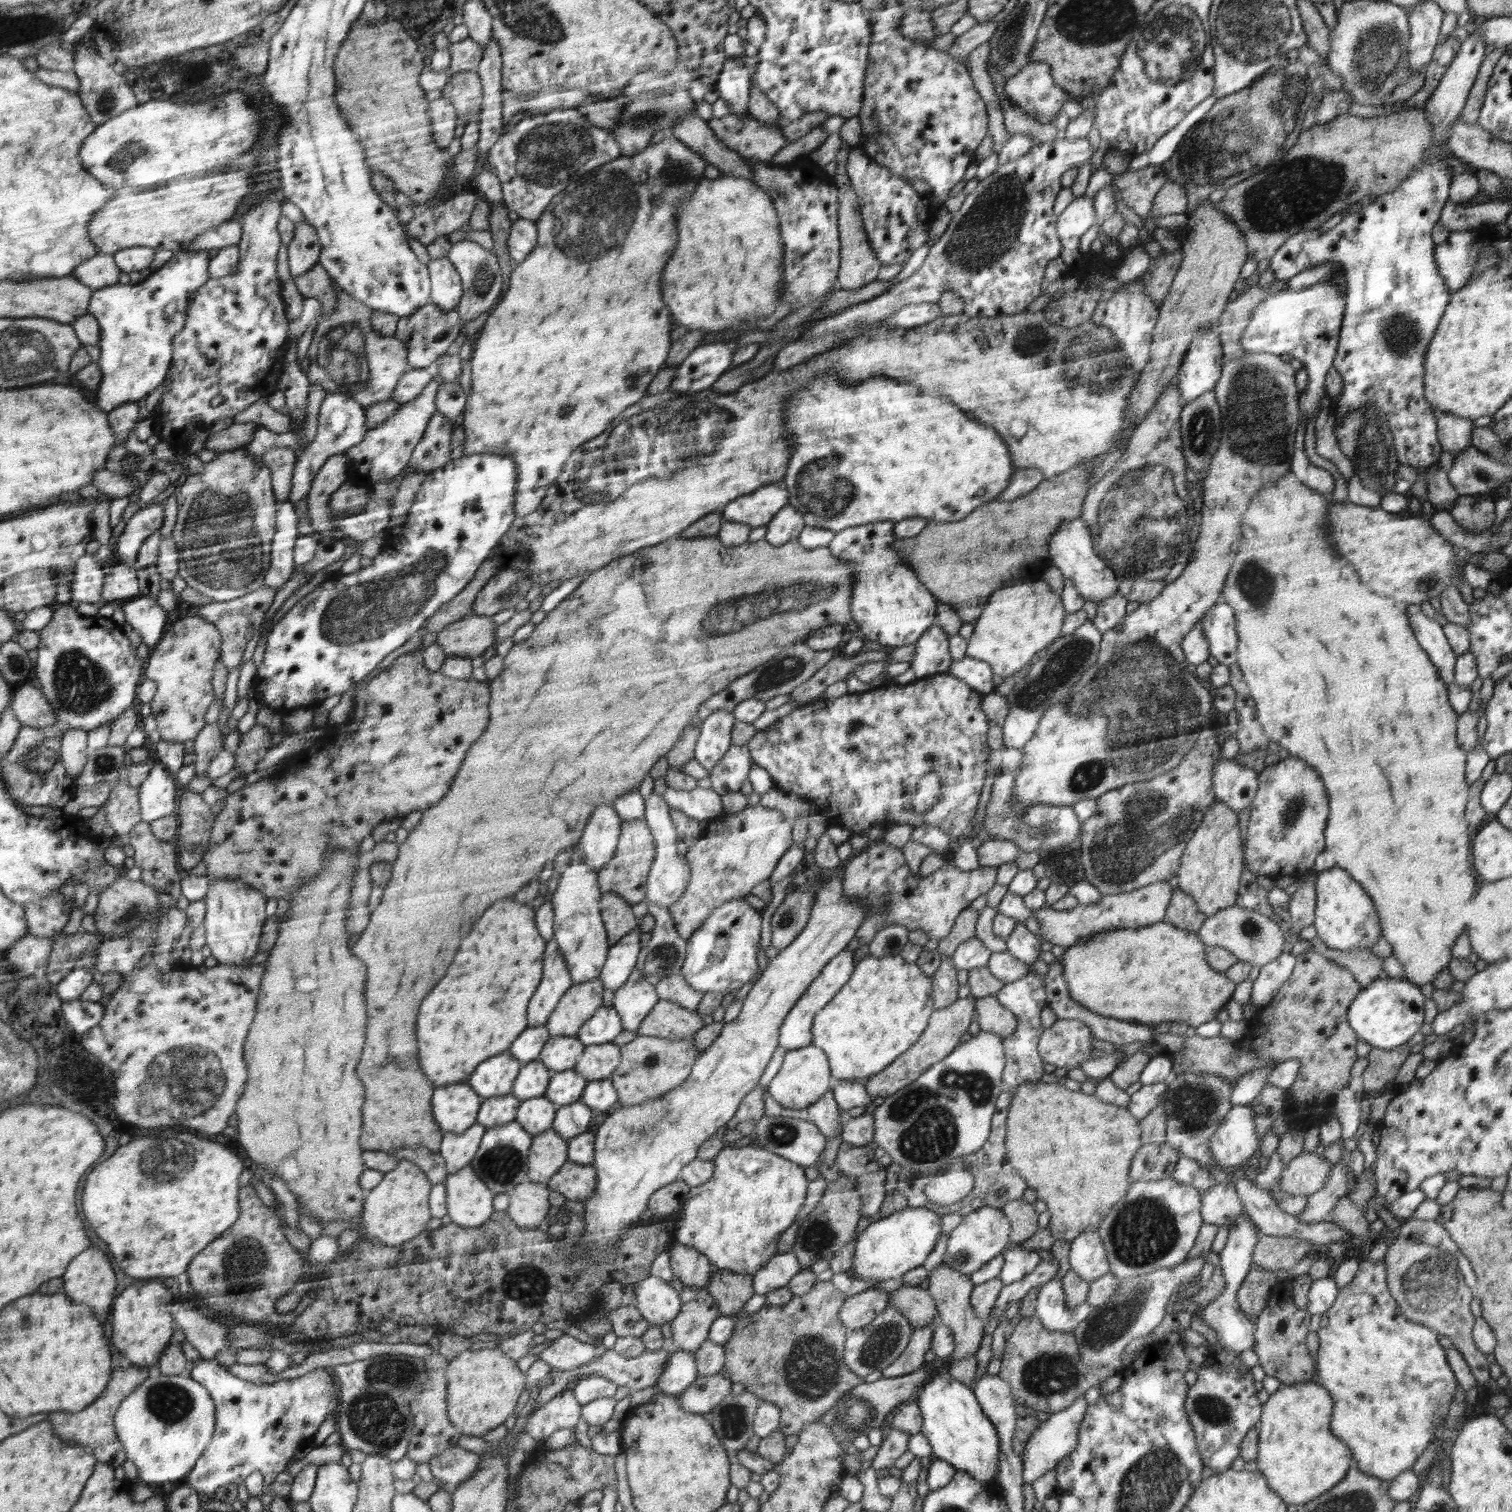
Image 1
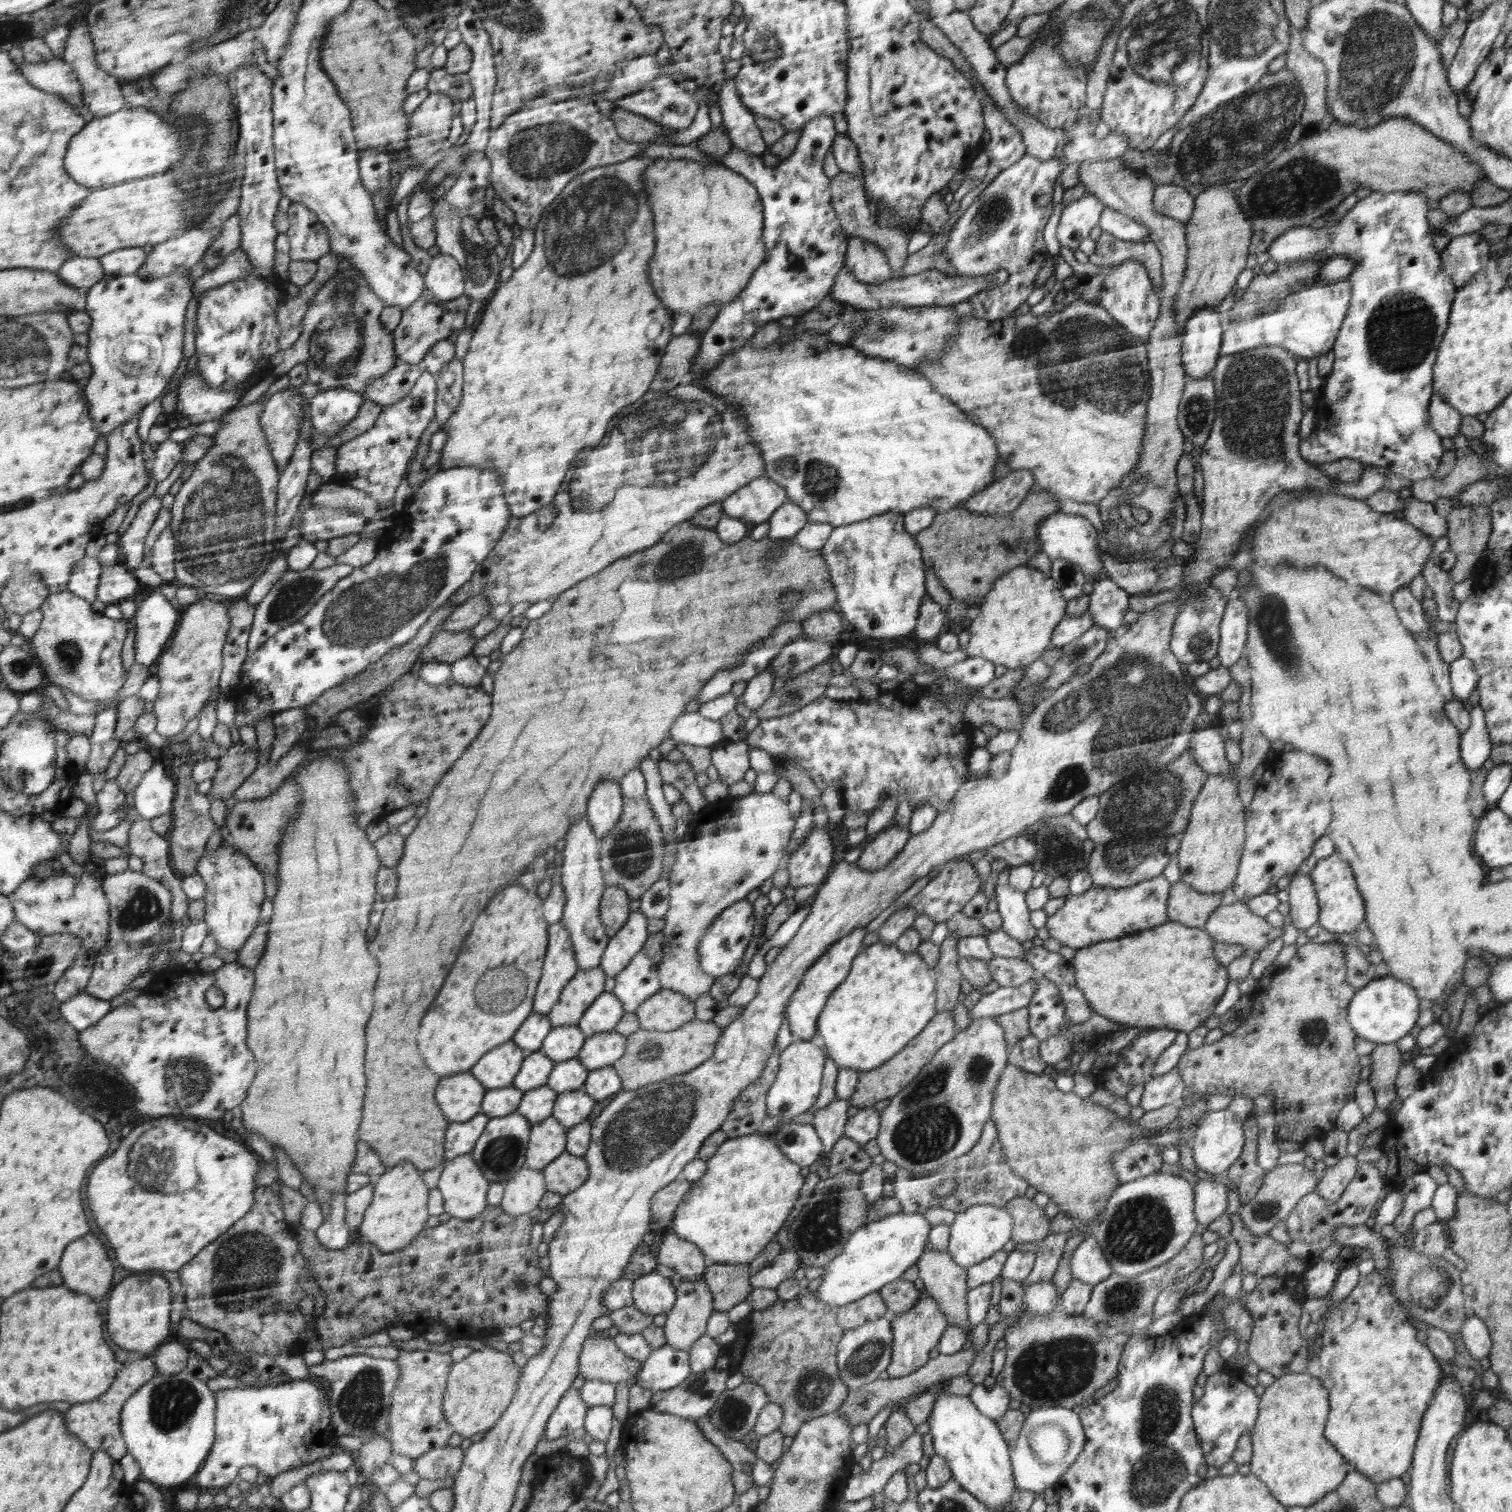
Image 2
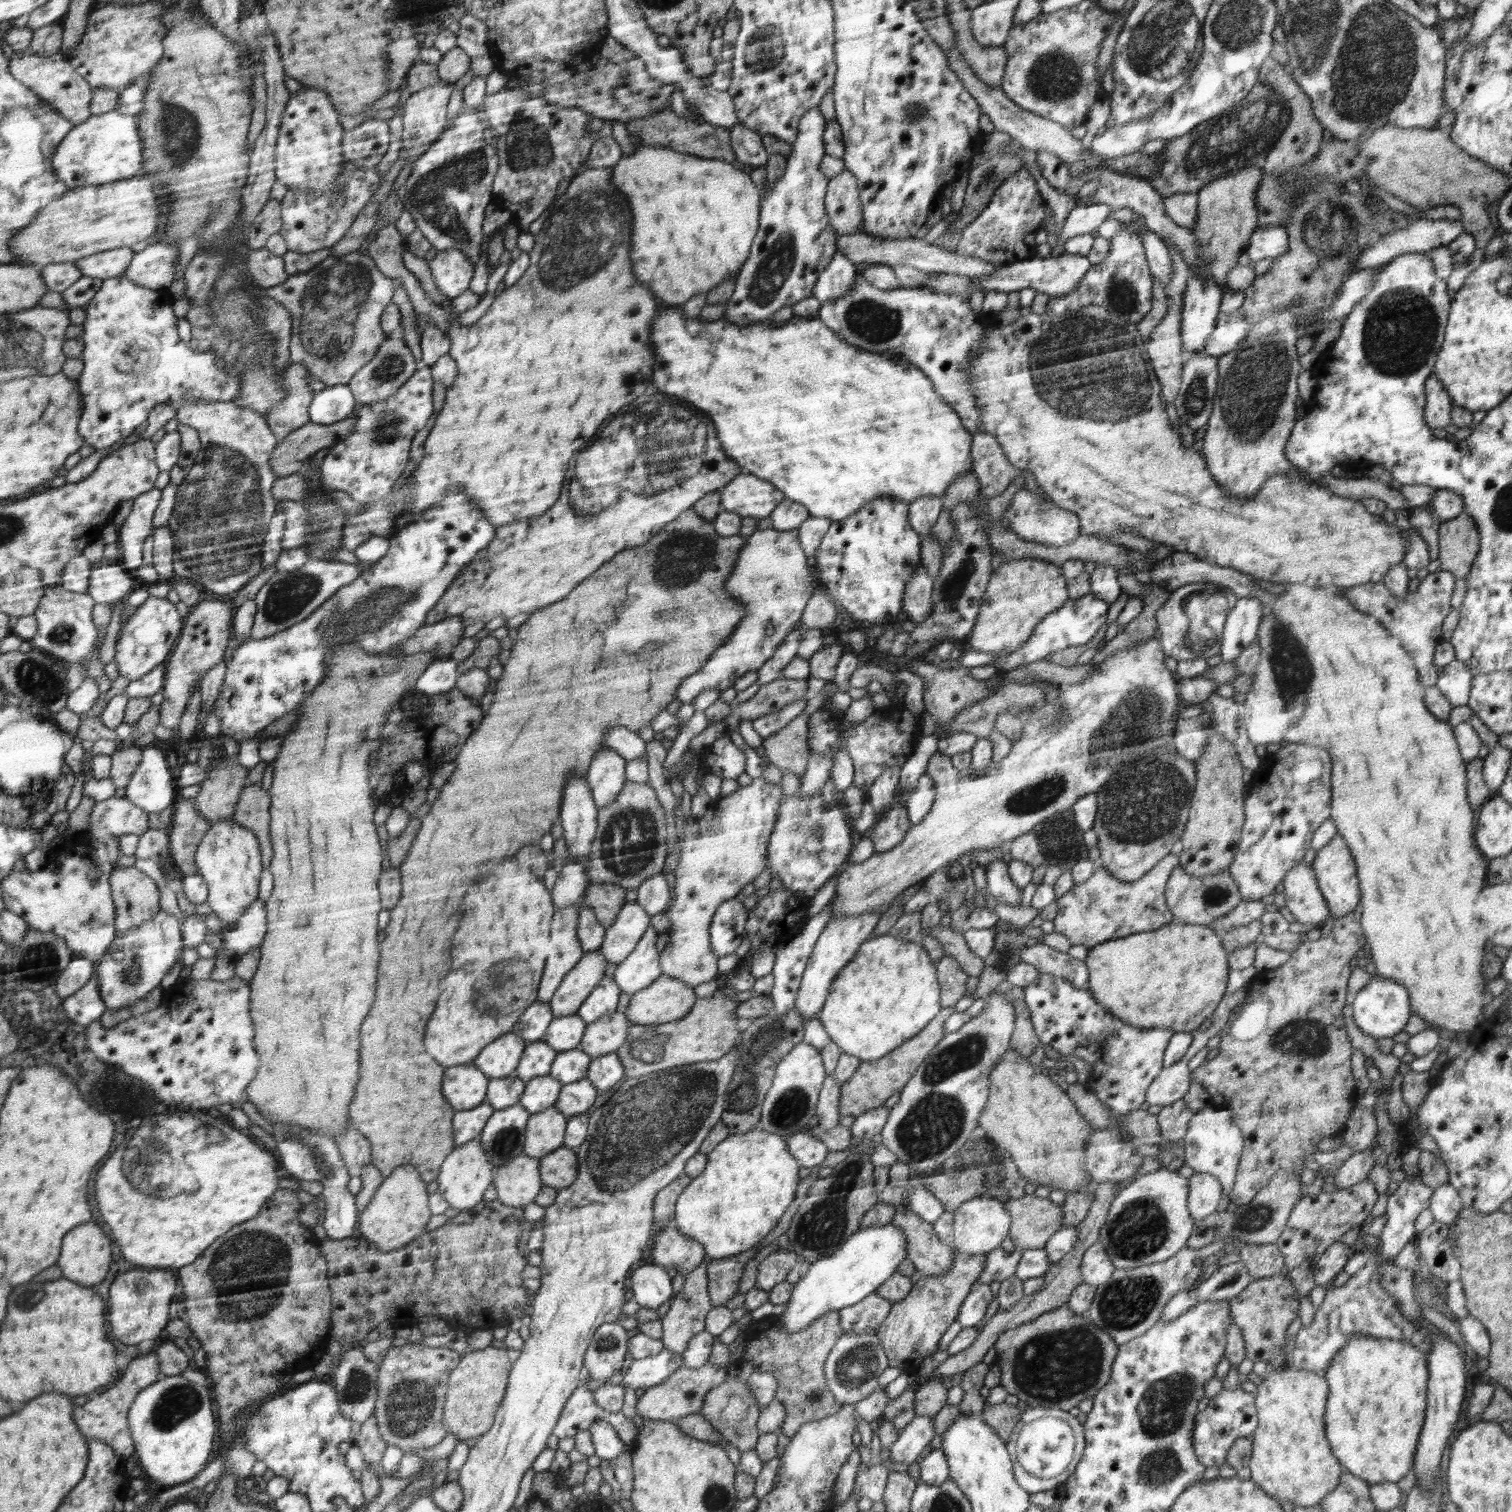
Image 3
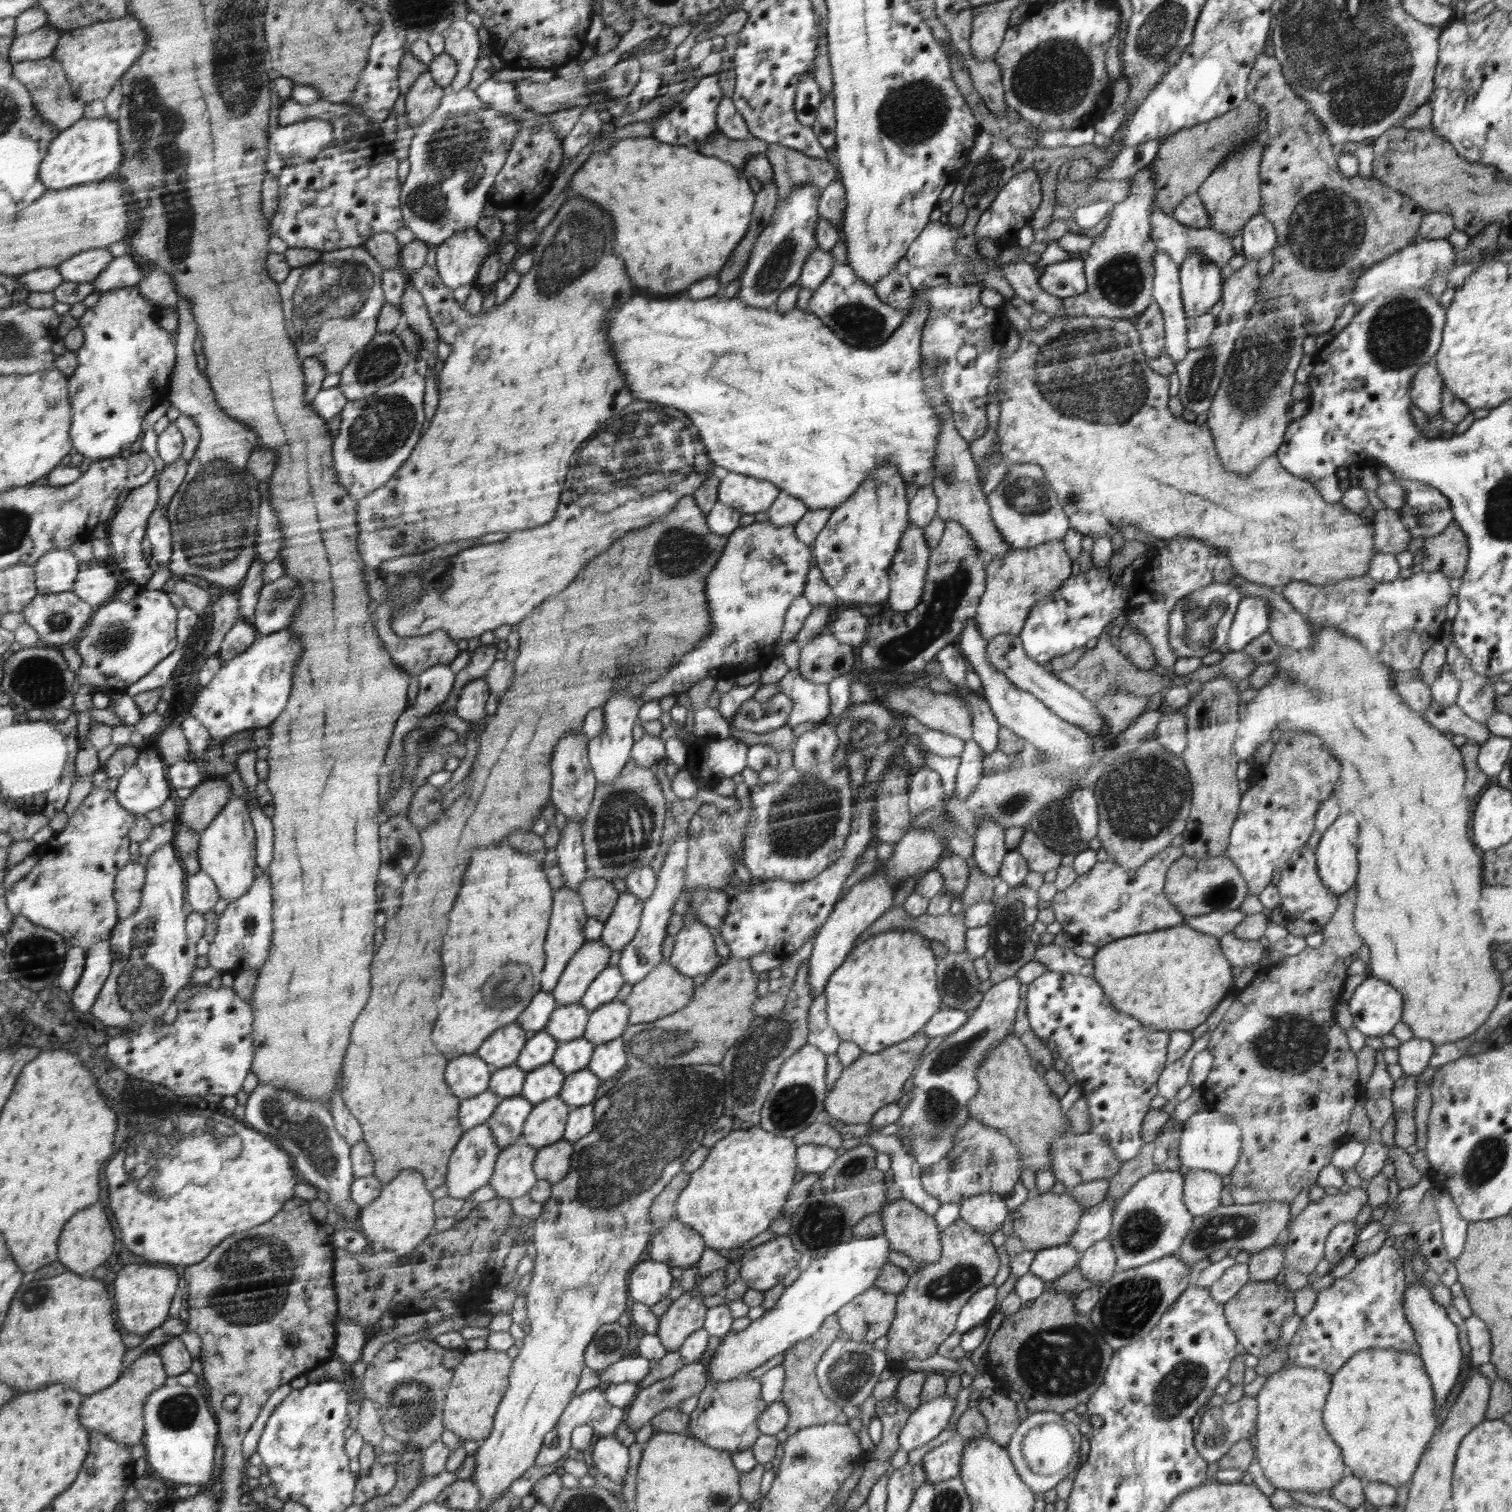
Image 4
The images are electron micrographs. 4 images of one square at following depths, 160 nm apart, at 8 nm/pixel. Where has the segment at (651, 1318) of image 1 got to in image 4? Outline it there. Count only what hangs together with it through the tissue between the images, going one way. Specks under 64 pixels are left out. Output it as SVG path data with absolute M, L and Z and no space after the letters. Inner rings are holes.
M655 1260L642 1261L630 1275L630 1297L634 1302L654 1306L666 1298L672 1288L672 1274L668 1263Z

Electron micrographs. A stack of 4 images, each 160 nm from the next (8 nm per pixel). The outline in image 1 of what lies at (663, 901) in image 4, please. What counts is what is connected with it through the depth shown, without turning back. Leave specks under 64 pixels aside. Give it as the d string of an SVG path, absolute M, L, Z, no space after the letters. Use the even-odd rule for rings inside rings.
M635 968L629 980L614 993L612 1006L619 1012L624 1030L637 1032L648 1013L660 1002L656 986Z

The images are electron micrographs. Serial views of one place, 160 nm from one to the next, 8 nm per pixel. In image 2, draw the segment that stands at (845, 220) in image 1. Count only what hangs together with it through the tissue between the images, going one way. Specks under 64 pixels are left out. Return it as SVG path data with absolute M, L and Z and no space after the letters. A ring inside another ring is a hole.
M850 237L846 268L854 276L854 280L871 285L893 279L892 268L884 249L860 237Z

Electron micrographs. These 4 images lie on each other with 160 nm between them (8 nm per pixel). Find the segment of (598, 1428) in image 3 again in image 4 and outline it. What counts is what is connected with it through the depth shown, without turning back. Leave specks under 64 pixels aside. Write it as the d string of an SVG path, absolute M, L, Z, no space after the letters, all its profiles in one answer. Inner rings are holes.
M613 1435L600 1437L596 1442L592 1462L598 1468L598 1472L608 1476L612 1482L623 1485L623 1478L628 1472L628 1461L628 1448Z

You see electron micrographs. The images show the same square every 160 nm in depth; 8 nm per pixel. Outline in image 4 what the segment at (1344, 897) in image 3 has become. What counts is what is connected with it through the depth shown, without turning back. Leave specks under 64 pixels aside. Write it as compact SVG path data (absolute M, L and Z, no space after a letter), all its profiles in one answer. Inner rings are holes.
M1338 816L1334 824L1322 834L1319 843L1315 848L1315 855L1317 860L1317 869L1324 886L1329 888L1331 893L1335 895L1343 895L1350 889L1354 888L1357 881L1357 872L1359 867L1359 860L1357 859L1359 838L1359 826L1351 816Z

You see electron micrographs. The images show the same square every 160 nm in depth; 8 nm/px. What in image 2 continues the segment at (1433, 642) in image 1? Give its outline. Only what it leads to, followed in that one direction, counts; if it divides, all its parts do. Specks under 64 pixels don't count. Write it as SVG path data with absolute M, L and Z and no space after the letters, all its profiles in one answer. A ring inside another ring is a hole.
M1402 587L1394 592L1390 598L1392 598L1392 604L1396 608L1398 618L1410 633L1421 637L1429 637L1435 633L1432 625L1427 622L1421 602L1412 595L1410 588Z

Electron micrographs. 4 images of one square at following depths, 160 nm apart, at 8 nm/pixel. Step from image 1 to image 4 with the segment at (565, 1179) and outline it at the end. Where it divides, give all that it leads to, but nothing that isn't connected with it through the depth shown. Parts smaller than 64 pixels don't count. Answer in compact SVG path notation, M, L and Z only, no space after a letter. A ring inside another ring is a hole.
M562 1138L548 1147L537 1149L534 1173L551 1184L561 1183L562 1179L567 1178L572 1167L574 1147L575 1144Z

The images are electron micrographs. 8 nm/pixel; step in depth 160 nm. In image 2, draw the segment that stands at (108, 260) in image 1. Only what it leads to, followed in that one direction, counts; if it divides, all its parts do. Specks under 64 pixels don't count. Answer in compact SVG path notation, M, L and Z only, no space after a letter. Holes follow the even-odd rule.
M74 256L58 274L74 288L91 289L106 279L106 266L100 257Z

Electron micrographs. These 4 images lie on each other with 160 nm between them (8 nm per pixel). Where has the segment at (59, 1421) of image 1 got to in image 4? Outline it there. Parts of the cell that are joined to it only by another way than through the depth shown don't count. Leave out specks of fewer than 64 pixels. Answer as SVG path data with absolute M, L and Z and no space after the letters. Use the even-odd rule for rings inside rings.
M147 1351L126 1367L126 1374L112 1387L105 1391L89 1395L81 1408L81 1421L90 1431L102 1431L113 1440L124 1444L141 1443L145 1437L145 1402L157 1388L160 1388L169 1377L164 1372L161 1356Z

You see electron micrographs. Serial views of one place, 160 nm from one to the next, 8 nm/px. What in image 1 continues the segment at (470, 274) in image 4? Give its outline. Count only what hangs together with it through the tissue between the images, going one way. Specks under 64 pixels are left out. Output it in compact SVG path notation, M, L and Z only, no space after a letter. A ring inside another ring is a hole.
M448 258L429 262L432 292L430 300L445 311L452 311L461 302L463 285L456 266Z

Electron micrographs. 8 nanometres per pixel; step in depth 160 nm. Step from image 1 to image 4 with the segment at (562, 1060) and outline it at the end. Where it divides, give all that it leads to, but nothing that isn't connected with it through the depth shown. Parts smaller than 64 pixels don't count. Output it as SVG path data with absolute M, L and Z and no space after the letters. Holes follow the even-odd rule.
M579 1002L567 1005L557 1005L548 1019L544 1031L555 1037L559 1043L582 1038L589 1022L589 1009Z

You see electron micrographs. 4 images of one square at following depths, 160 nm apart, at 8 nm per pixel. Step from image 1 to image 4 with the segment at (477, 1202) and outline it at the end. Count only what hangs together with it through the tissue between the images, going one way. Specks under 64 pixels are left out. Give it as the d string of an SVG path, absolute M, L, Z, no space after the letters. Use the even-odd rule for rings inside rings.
M484 1122L467 1130L466 1136L462 1136L462 1144L458 1144L458 1150L454 1150L454 1156L449 1160L448 1179L445 1185L448 1188L448 1197L466 1201L474 1190L488 1186L496 1171L499 1155L497 1139L488 1123Z

